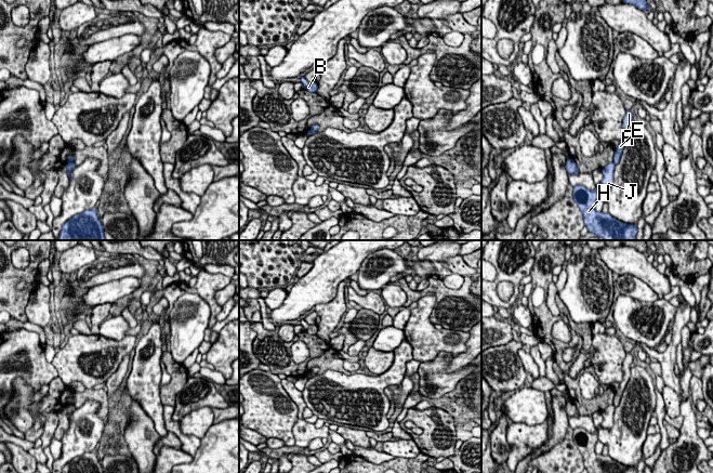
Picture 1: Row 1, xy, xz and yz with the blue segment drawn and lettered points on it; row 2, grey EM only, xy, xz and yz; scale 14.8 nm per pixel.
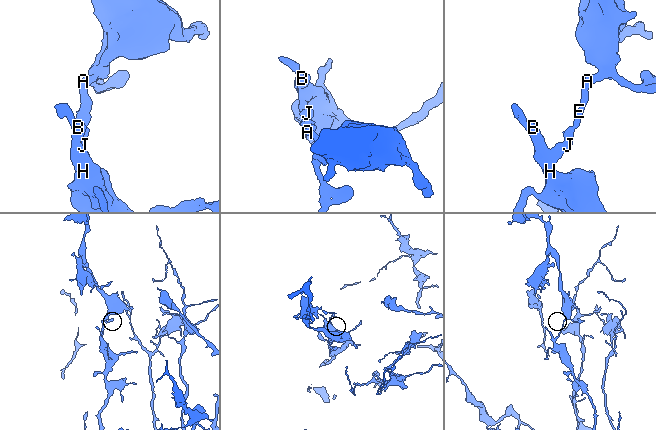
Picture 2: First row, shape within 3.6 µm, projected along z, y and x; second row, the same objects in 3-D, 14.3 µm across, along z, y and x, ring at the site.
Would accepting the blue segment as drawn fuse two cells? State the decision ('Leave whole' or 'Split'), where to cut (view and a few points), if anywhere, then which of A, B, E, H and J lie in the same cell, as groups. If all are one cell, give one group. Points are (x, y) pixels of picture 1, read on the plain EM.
Split. Split along yz (614, 404), (615, 407). Groups: A E / B H J

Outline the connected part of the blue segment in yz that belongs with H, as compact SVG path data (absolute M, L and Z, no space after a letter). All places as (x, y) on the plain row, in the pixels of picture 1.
M609 405L602 412L604 421L596 428L594 433L589 433L580 426L573 429L572 441L583 457L584 469L587 473L638 473L636 467L623 465L608 455L604 456L595 452L595 445L597 443L596 432L599 429L610 430L612 428L615 409L615 405Z

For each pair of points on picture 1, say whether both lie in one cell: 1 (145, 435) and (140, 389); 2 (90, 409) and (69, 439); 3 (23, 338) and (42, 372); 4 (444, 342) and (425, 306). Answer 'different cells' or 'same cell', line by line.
1: different cells
2: same cell
3: same cell
4: same cell

